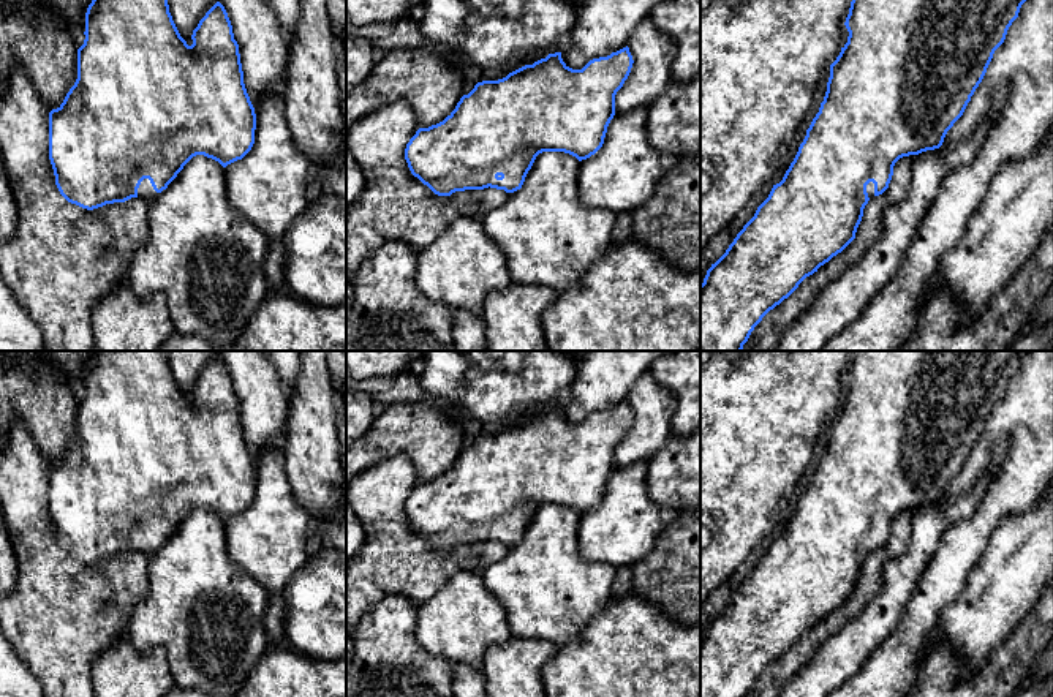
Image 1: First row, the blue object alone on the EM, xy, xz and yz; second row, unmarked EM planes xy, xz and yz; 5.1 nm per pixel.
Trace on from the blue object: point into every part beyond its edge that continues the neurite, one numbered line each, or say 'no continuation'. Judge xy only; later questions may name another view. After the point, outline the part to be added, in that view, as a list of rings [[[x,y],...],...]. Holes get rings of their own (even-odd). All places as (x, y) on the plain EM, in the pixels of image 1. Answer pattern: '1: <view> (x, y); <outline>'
1: xy (146, 544); [[[144,533],[138,542],[138,552],[142,552],[145,555],[152,555],[158,550],[160,547],[157,547],[150,537],[149,533]]]

